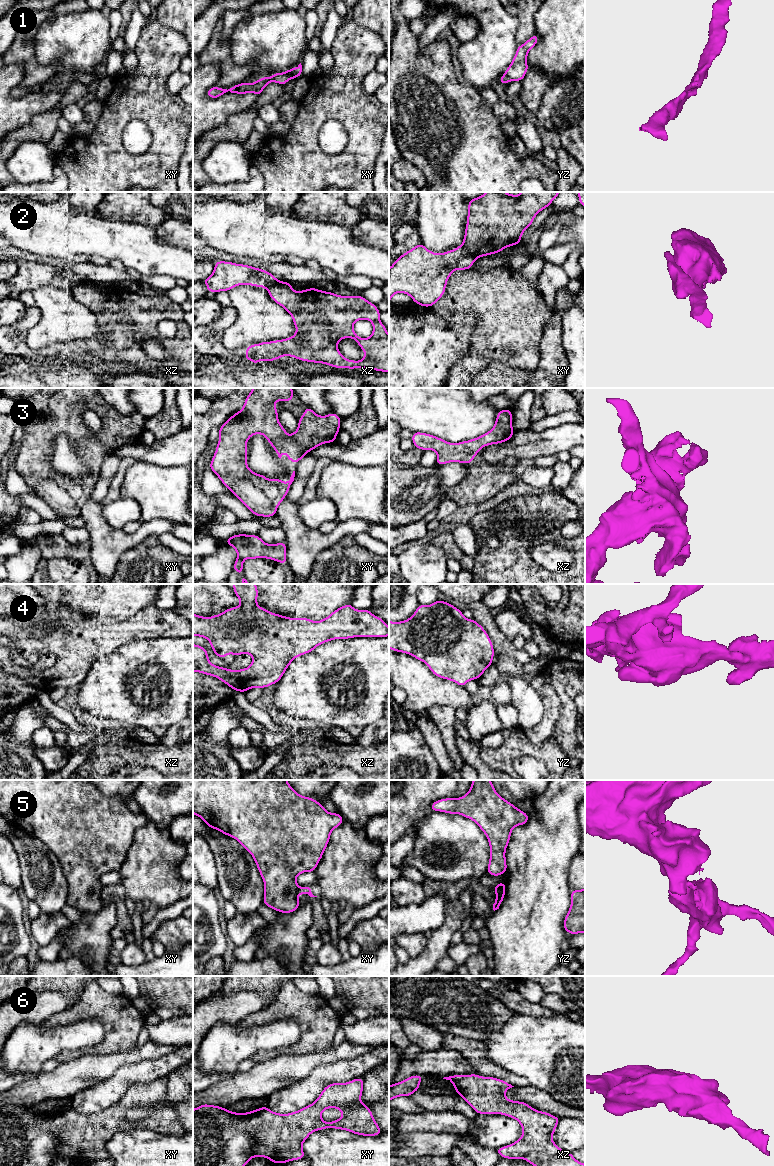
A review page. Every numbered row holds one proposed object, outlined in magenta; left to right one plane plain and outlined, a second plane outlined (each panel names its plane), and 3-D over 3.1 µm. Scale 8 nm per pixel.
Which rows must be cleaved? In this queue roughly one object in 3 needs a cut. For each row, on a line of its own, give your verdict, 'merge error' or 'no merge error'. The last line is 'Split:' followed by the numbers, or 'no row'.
1: no merge error
2: merge error
3: no merge error
4: no merge error
5: merge error
6: no merge error
Split: 2, 5

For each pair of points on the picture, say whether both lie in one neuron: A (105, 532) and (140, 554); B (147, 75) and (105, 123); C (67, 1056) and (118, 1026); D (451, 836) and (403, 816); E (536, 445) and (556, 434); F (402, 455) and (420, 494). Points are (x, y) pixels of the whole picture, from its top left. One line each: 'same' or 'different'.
A: different
B: same
C: same
D: different
E: same
F: different

